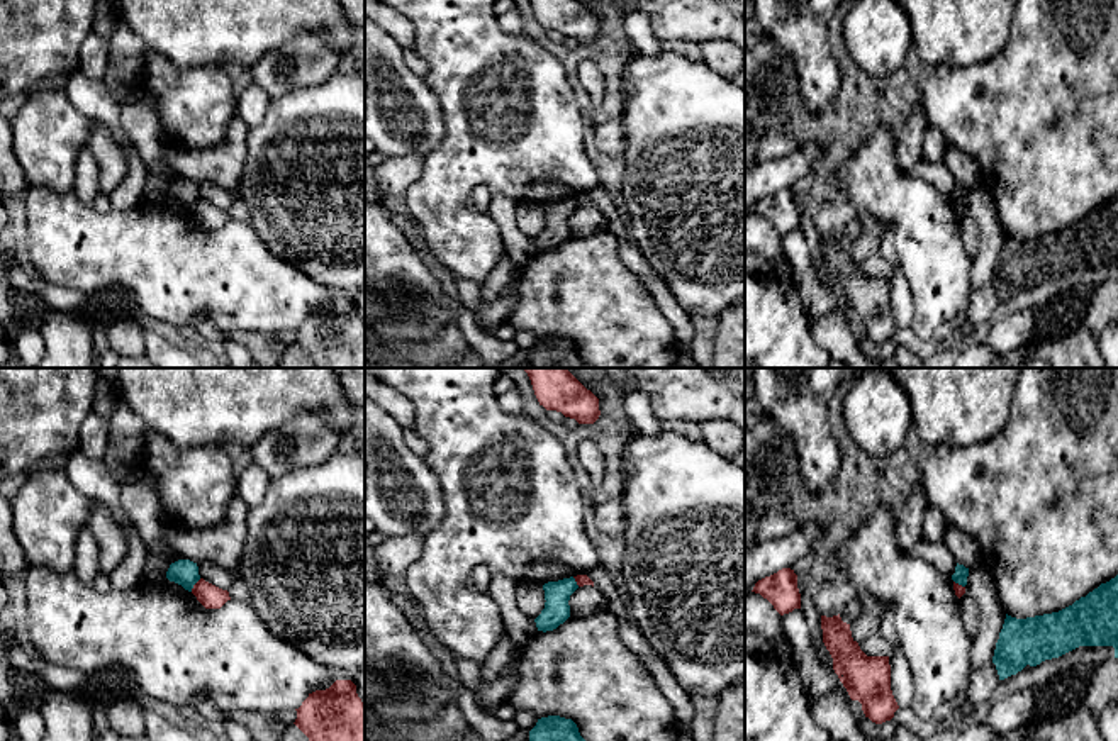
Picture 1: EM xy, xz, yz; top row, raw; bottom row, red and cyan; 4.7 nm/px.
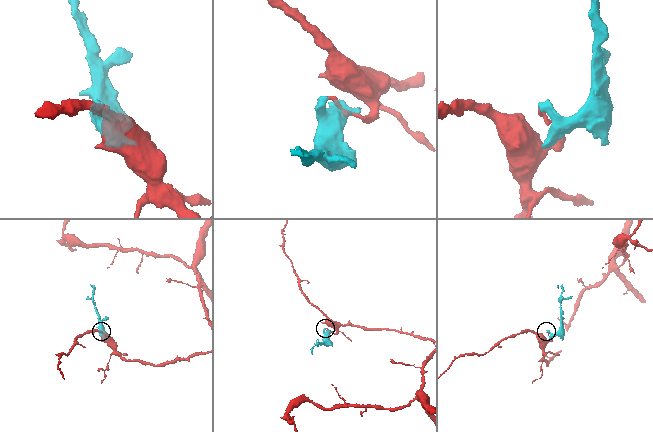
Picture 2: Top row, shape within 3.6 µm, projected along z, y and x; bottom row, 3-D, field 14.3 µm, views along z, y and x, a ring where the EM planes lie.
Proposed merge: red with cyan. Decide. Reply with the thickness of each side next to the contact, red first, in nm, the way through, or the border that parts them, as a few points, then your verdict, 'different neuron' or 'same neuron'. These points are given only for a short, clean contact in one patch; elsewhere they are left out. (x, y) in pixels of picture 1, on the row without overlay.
110/130 nm | along xy (201, 199), (190, 211) | different neuron

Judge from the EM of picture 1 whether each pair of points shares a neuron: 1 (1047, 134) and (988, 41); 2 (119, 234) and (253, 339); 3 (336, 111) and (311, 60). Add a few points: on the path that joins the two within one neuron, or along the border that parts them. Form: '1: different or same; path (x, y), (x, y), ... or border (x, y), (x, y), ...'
1: different; border (1013, 17), (1010, 39), (995, 55), (959, 66)
2: different; border (228, 331), (262, 331), (273, 336)
3: different; border (340, 70), (314, 85), (285, 94)

